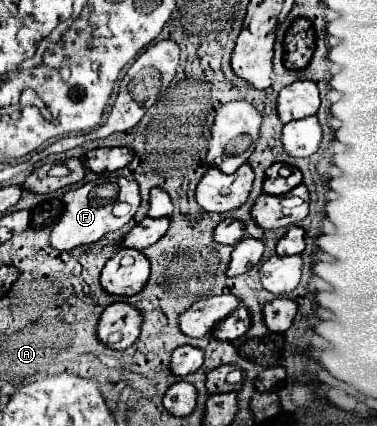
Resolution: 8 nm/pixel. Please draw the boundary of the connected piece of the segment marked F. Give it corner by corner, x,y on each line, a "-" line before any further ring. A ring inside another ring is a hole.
100,175
96,181
88,181
84,185
80,185
78,189
70,189
64,193
64,211
60,221
54,225
52,229
52,237
50,237
50,245
54,249
74,249
76,245
86,245
86,243
94,243
100,237
104,237
110,231
118,231
122,229
138,211
140,207
140,189
138,189
138,181
122,177
122,175
-
116,201
124,201
130,205
130,213
126,217
116,217
114,215
114,203

